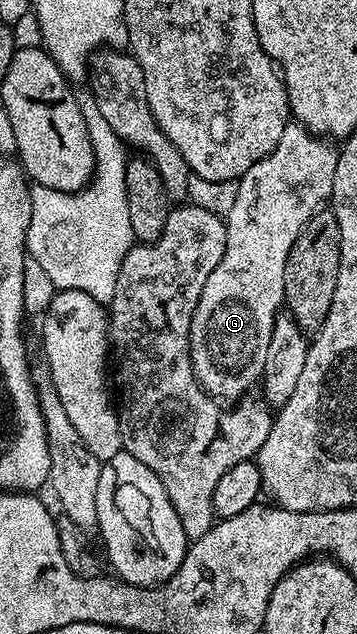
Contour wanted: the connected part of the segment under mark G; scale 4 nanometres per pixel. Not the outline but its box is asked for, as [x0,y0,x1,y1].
[190,125,338,403]

